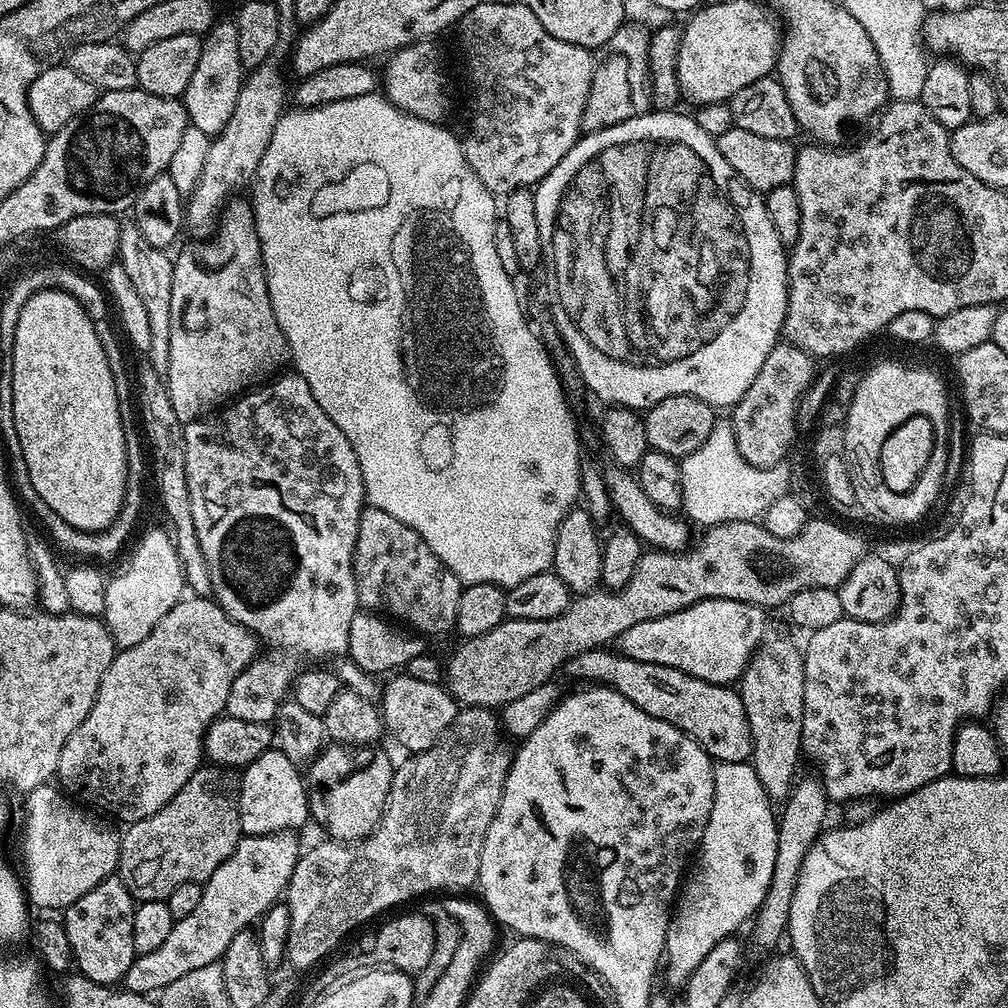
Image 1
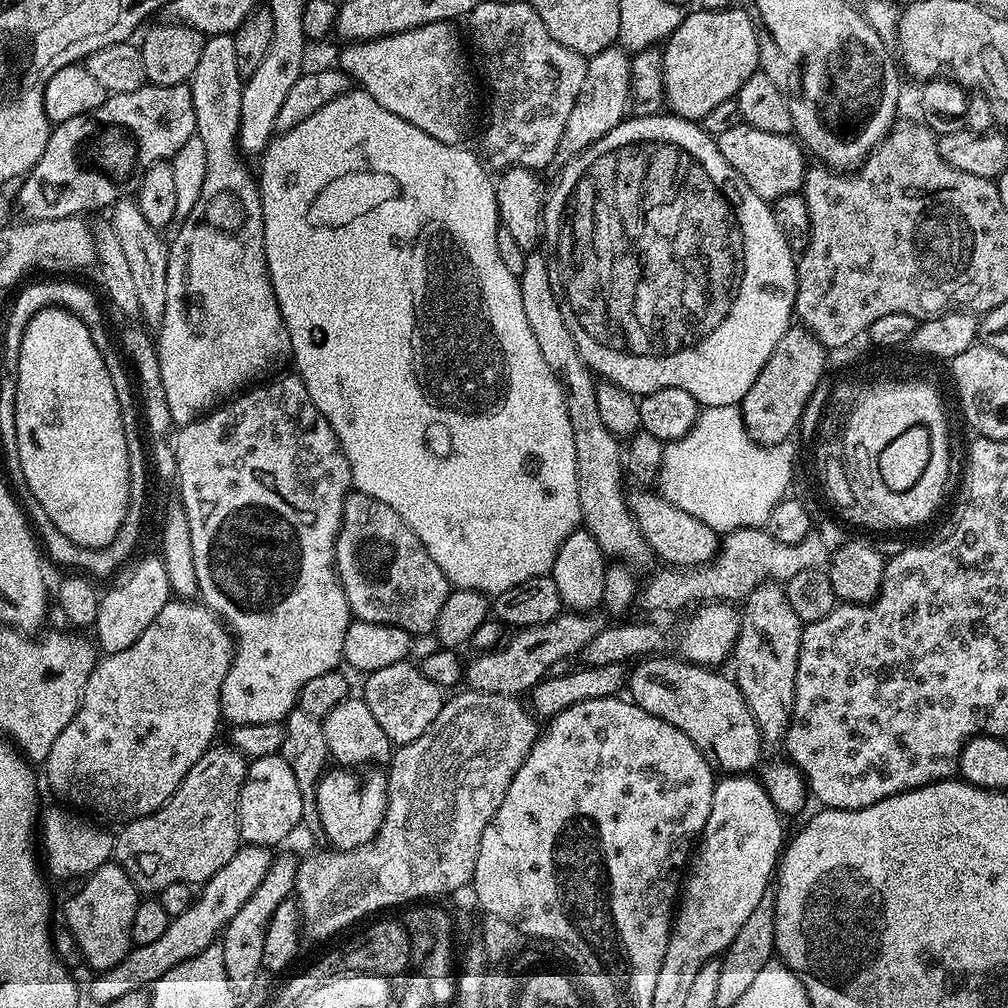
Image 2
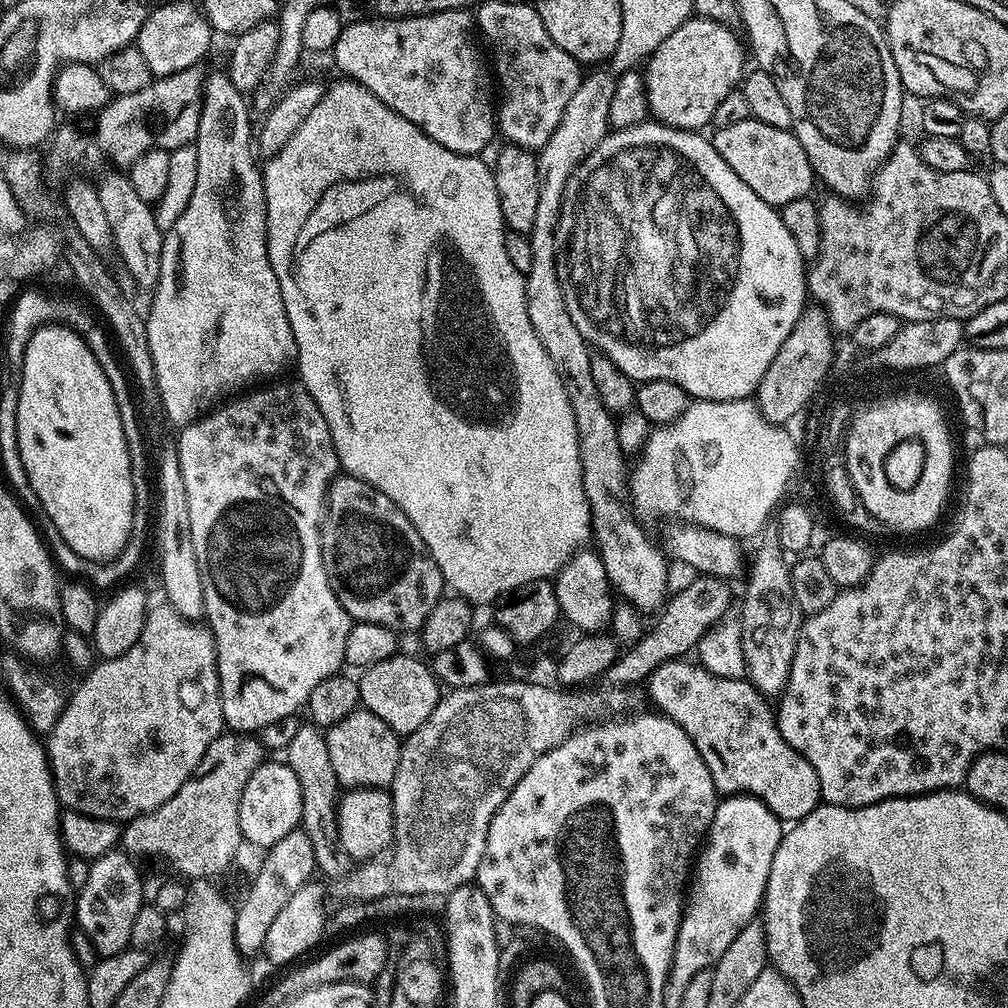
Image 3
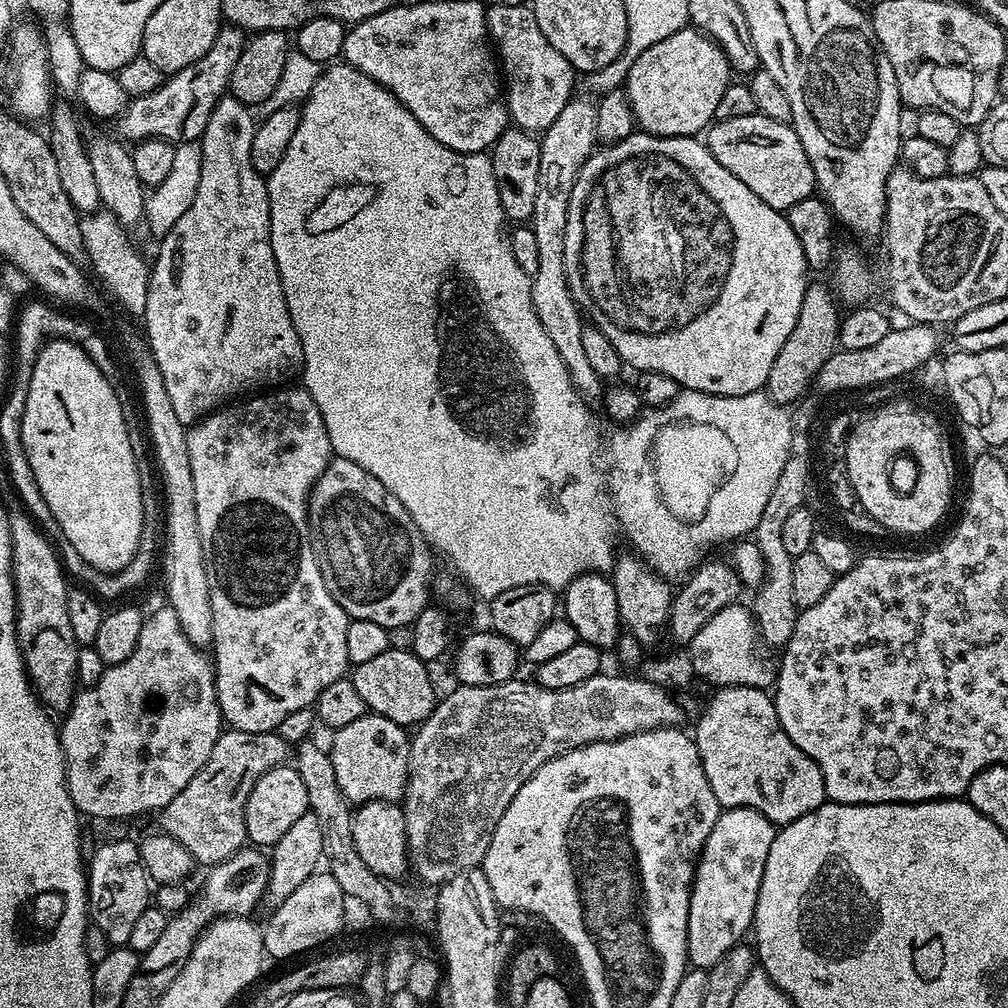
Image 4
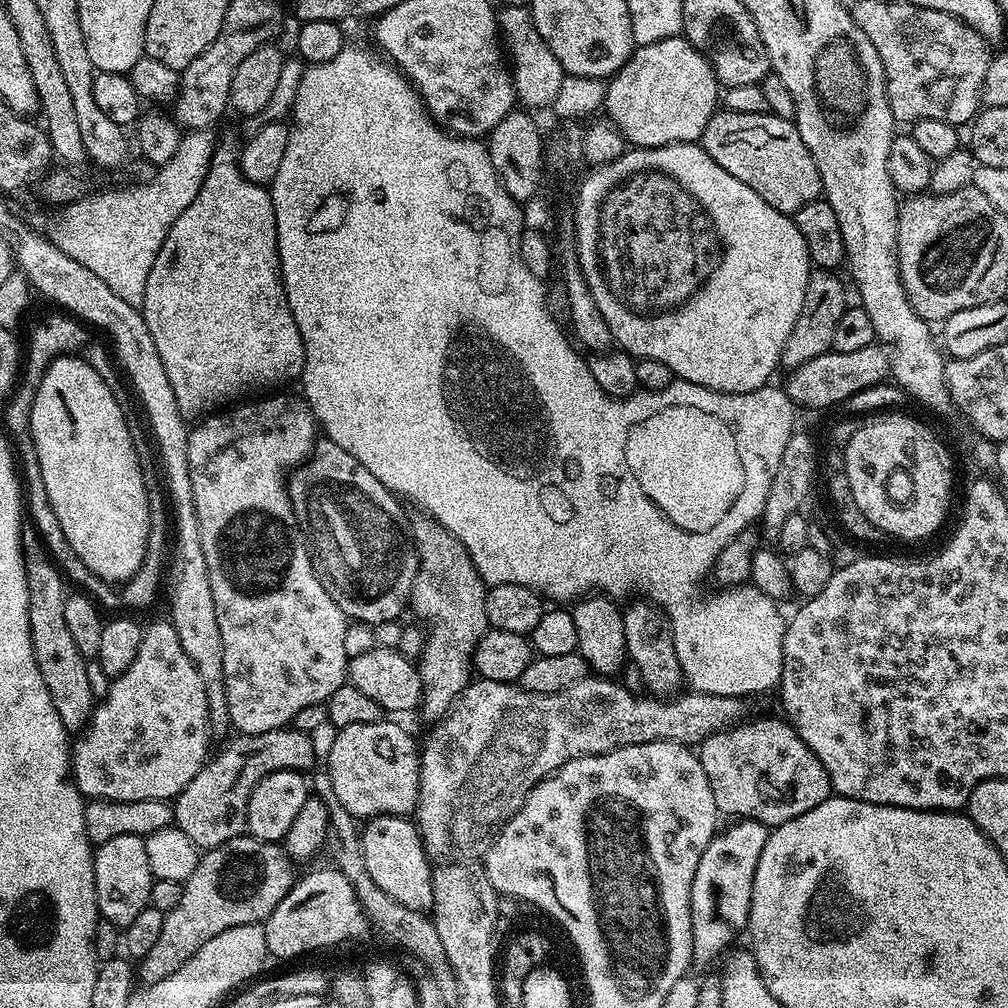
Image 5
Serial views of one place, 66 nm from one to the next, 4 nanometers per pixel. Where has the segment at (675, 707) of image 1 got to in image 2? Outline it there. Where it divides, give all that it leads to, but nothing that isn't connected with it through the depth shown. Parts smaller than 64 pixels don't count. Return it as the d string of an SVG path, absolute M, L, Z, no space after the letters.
M656 654L651 658L644 658L639 661L631 669L626 685L627 691L630 693L630 699L633 704L637 704L642 710L646 710L650 714L654 714L658 718L662 718L666 722L670 722L670 726L674 726L678 730L682 730L686 734L686 738L690 738L690 742L694 742L694 746L698 746L698 750L705 756L709 762L711 762L717 769L721 768L721 773L724 774L748 774L753 771L752 767L760 760L760 744L762 745L762 733L758 725L756 725L756 719L754 714L750 710L750 706L746 702L746 698L740 693L740 688L737 686L735 679L731 675L719 676L716 670L713 670L708 666L701 666L698 664L689 664L687 660L679 658L673 658L671 660L668 654Z

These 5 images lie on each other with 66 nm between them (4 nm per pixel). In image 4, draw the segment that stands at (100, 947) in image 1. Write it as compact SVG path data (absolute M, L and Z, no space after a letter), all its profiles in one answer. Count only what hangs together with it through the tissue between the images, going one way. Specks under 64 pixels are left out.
M112 840L104 844L86 864L88 878L88 915L96 928L109 940L109 945L127 945L136 919L150 907L150 879L140 857L136 840Z

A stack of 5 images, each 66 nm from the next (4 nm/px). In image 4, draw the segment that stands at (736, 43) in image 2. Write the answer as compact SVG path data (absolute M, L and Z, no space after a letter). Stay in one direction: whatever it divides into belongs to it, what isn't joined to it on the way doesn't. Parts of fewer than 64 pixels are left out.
M689 26L650 46L650 50L642 50L642 54L634 58L634 66L630 66L622 91L628 95L628 105L632 108L639 131L648 132L652 136L696 136L716 120L718 102L722 94L726 94L733 76L734 69L715 40Z

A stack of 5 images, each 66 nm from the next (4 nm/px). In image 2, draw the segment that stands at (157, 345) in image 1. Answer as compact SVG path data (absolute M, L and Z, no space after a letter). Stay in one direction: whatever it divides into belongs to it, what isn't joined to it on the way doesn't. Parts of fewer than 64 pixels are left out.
M121 198L110 209L110 223L114 234L118 234L118 243L122 245L122 251L126 254L130 274L134 281L134 287L138 293L138 306L140 316L145 325L159 325L162 314L166 308L166 266L168 265L169 241L163 240L161 231L152 228L142 210L138 210L135 199Z

